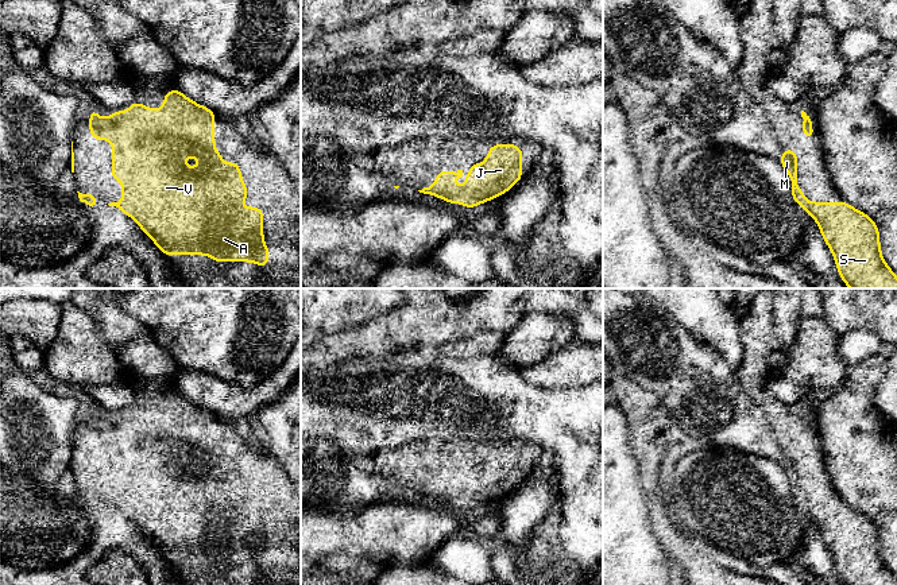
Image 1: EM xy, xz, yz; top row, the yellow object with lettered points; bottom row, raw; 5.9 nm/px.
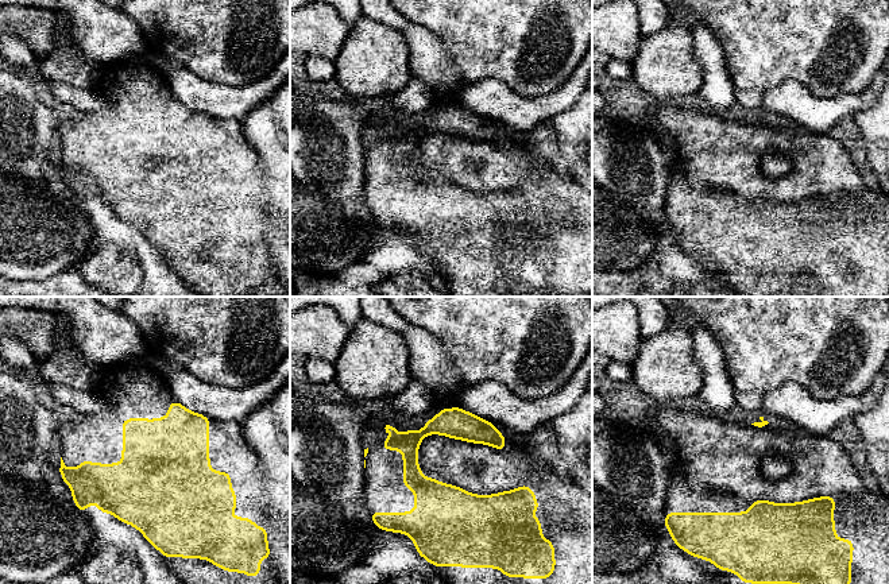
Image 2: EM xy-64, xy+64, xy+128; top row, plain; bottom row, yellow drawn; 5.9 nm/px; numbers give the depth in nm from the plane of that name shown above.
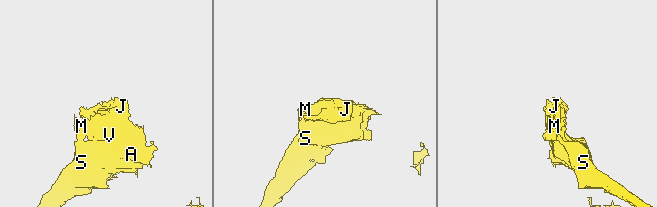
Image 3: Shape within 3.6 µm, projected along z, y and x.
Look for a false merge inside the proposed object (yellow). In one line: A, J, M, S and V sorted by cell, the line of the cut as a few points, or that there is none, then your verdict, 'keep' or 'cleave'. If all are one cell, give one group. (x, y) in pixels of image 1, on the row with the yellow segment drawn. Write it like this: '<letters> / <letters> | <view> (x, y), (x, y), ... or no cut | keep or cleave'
A J M S V | no cut | keep

